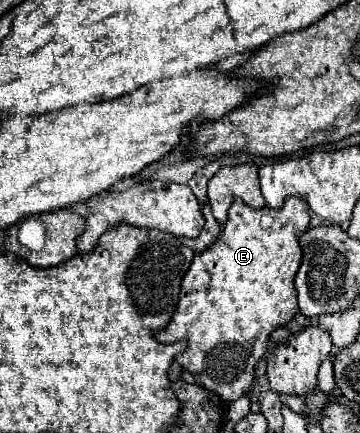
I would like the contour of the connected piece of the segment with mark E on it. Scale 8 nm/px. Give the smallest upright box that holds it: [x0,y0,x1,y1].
[156,198,310,402]

